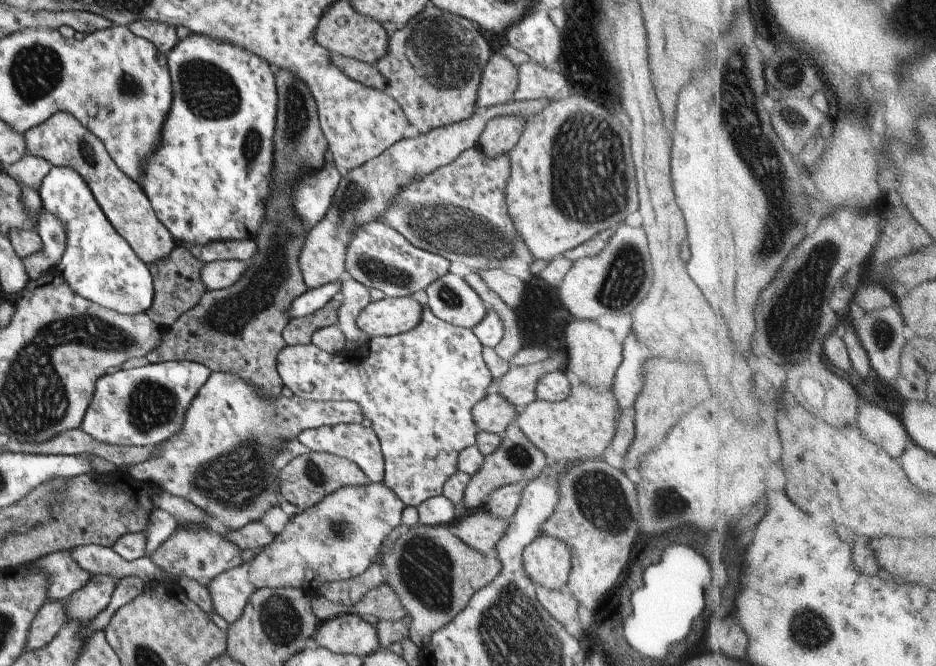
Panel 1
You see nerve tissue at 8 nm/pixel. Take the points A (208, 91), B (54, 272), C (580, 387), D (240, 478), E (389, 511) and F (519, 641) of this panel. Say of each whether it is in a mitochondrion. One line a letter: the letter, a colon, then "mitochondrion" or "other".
A: mitochondrion
B: other
C: other
D: mitochondrion
E: other
F: mitochondrion

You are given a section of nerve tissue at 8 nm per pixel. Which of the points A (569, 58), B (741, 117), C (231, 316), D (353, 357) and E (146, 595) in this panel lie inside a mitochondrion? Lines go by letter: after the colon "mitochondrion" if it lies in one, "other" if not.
A: mitochondrion
B: mitochondrion
C: mitochondrion
D: other
E: other

